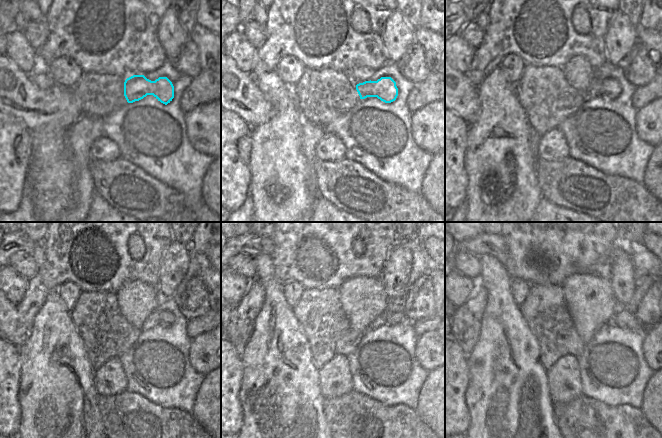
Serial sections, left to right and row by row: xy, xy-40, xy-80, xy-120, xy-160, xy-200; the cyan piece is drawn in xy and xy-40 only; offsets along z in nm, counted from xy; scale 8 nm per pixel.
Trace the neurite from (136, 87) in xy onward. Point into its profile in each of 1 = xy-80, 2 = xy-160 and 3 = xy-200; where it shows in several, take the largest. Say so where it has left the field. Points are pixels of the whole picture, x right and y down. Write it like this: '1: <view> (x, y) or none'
1: xy-80 (609, 89)
2: xy-160 (395, 317)
3: xy-200 (623, 319)

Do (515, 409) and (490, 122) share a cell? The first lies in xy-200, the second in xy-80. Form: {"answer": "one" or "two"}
{"answer": "one"}

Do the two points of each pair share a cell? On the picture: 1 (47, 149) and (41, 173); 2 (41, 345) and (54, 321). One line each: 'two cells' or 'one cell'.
1: one cell
2: one cell

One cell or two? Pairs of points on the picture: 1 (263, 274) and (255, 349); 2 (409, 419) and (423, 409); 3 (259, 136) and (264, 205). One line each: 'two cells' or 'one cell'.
1: one cell
2: two cells
3: one cell

